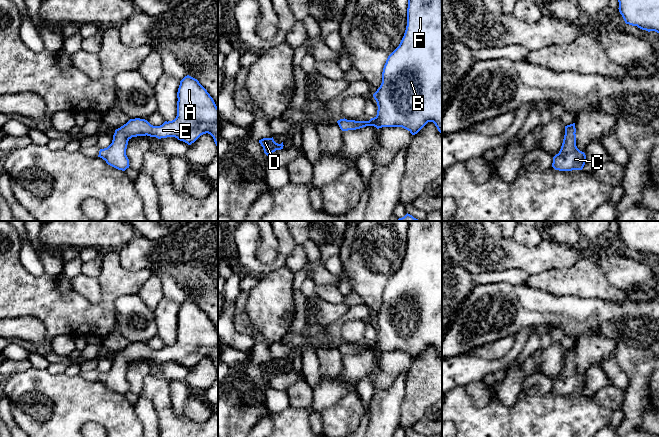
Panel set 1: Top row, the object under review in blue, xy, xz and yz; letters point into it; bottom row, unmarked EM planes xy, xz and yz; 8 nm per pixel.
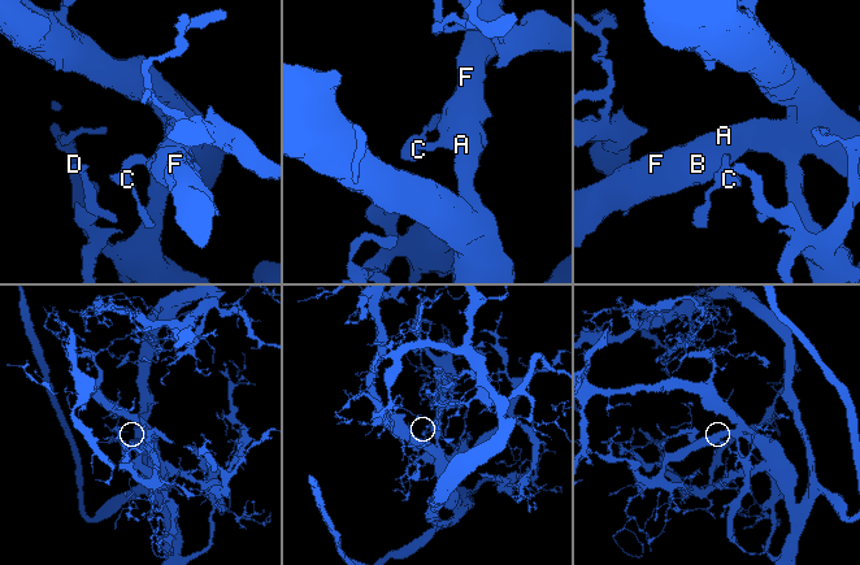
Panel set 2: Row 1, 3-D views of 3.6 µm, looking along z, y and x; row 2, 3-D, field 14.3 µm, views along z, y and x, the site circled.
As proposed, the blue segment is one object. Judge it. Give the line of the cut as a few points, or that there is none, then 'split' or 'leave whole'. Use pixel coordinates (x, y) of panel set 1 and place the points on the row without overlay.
cut none; leave whole

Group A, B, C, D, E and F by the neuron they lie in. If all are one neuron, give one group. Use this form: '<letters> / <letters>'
A B C D E F

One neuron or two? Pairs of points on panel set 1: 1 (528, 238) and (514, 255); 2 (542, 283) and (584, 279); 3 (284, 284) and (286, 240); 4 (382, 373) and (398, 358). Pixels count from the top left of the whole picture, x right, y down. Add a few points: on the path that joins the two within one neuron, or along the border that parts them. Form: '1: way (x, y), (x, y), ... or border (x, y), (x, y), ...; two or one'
1: border (513, 238), (527, 246), (536, 246), (543, 240); two
2: way (552, 281), (574, 281); one
3: border (284, 265), (262, 275); two
4: way (386, 370), (394, 362); one

